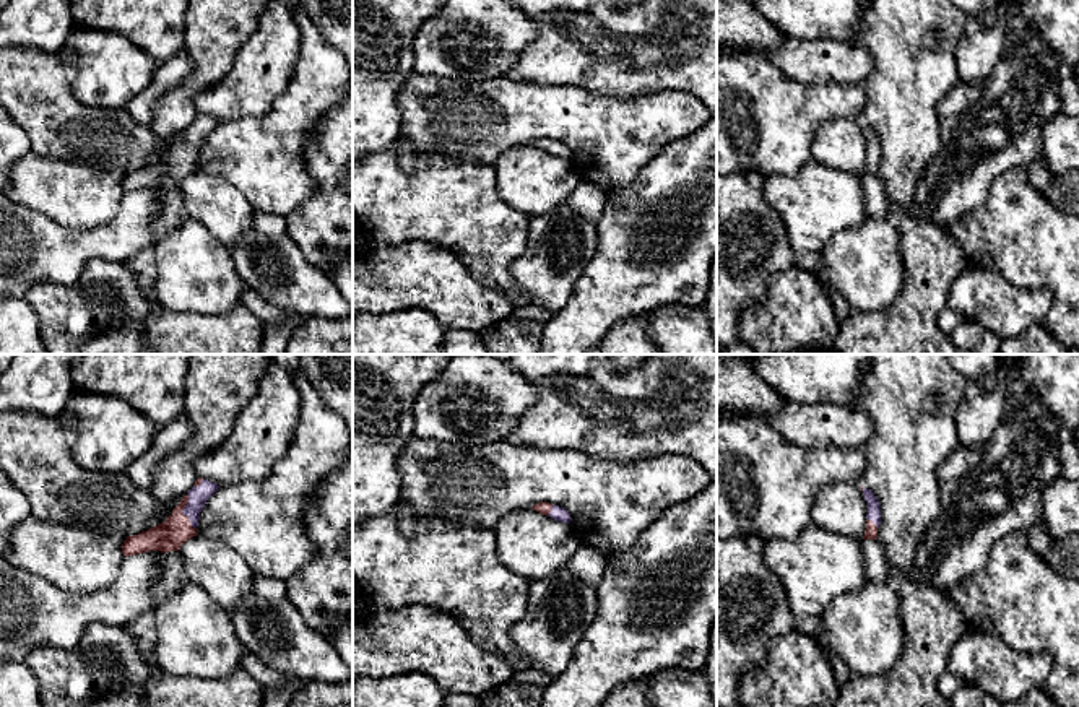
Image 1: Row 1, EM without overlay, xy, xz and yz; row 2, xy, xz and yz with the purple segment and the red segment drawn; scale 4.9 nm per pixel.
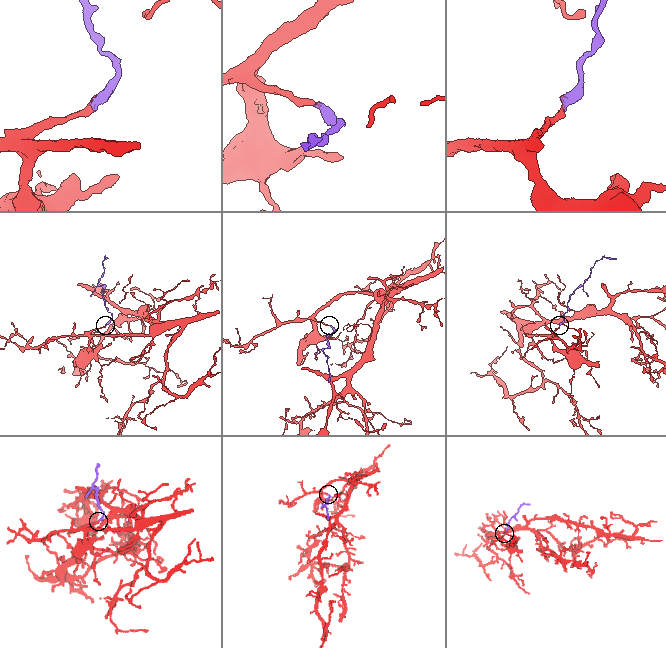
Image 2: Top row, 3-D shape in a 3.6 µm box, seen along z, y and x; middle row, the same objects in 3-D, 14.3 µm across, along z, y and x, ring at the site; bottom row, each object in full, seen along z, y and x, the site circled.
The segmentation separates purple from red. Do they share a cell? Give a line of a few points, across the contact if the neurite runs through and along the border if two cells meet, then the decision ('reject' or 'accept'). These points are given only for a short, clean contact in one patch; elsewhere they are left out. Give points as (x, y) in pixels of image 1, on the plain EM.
line xy (199, 130), (182, 148), (182, 158), (169, 171); accept

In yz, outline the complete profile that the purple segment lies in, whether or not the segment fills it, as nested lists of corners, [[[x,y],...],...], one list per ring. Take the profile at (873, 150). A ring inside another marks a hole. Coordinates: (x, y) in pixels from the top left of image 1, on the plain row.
[[[861,122],[864,137],[868,140],[868,150],[866,150],[866,166],[863,176],[876,176],[878,174],[878,164],[881,161],[881,141],[878,133],[871,125],[866,125]]]

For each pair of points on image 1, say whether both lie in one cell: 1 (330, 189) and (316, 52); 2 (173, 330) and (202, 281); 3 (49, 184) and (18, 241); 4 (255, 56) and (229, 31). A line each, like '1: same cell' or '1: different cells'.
1: different cells
2: different cells
3: different cells
4: different cells

